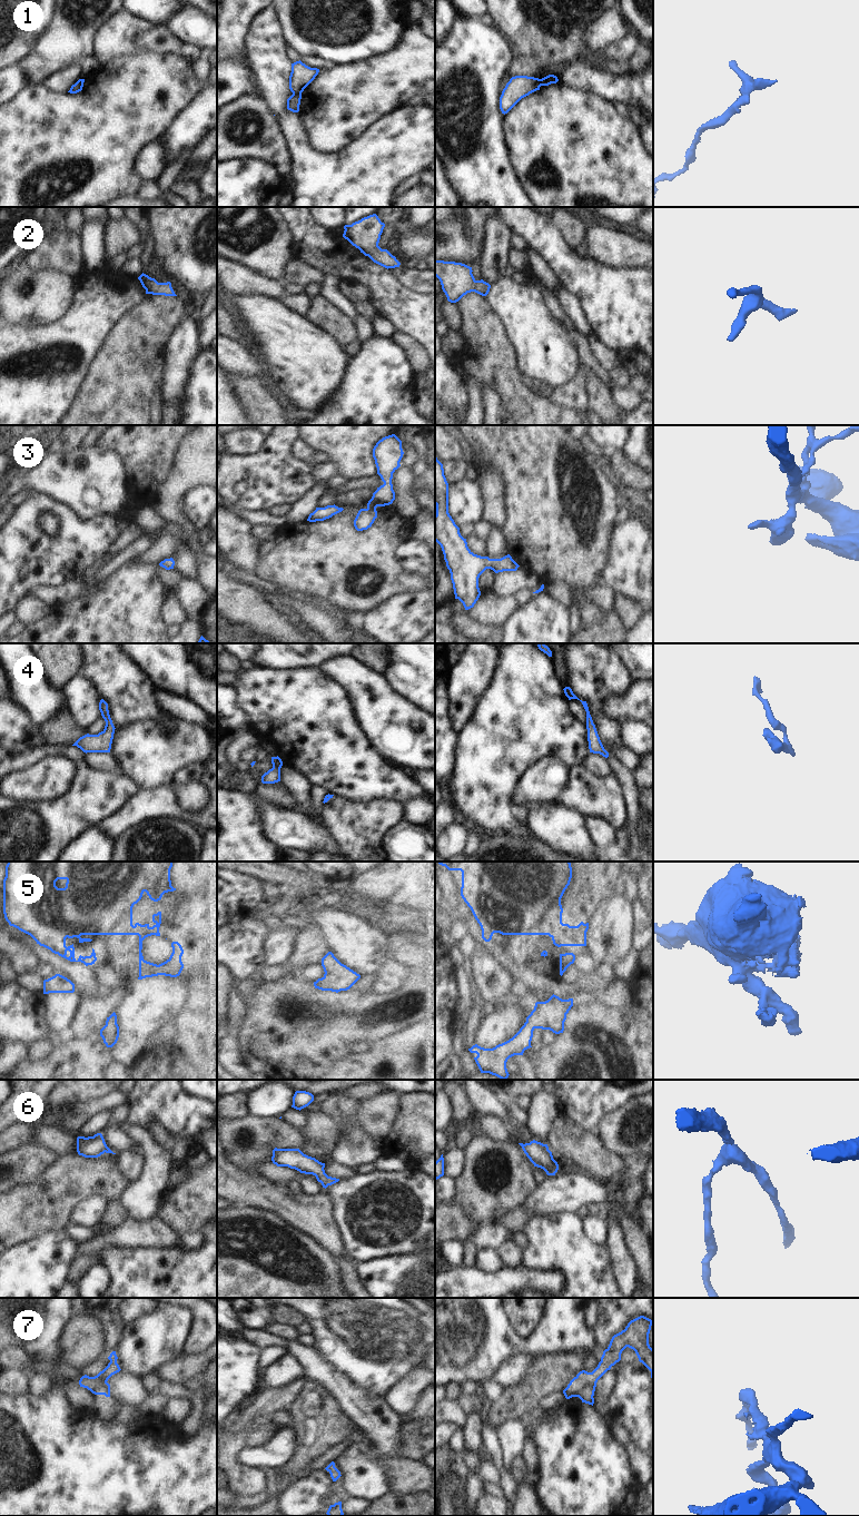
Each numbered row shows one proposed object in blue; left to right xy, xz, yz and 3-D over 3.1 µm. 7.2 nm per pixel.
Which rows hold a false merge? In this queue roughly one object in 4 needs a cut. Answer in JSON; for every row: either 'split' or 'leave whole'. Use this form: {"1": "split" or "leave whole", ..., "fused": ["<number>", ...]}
{"1": "split", "2": "leave whole", "3": "leave whole", "4": "leave whole", "5": "leave whole", "6": "leave whole", "7": "leave whole", "fused": ["1"]}

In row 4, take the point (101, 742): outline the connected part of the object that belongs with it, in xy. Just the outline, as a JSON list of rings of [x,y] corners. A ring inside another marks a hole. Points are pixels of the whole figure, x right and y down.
[[[101,699],[99,710],[106,721],[105,729],[98,735],[85,735],[80,737],[72,746],[77,746],[83,752],[110,752],[115,734],[115,726],[109,715],[108,703]]]

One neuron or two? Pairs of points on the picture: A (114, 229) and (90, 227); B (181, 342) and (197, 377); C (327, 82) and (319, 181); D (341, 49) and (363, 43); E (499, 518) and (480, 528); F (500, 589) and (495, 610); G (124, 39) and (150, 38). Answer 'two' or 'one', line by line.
A: two
B: two
C: two
D: one
E: two
F: two
G: one

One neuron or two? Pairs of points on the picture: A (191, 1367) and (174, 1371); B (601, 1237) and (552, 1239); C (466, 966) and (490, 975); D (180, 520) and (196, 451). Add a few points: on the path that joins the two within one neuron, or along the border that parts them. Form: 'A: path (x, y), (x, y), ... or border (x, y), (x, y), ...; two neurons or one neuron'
A: path (187, 1367), (178, 1370); one neuron
B: border (582, 1221), (584, 1233), (592, 1241), (605, 1244); two neurons
C: border (470, 957), (475, 991); two neurons
D: path (175, 503), (175, 488), (191, 468); one neuron

